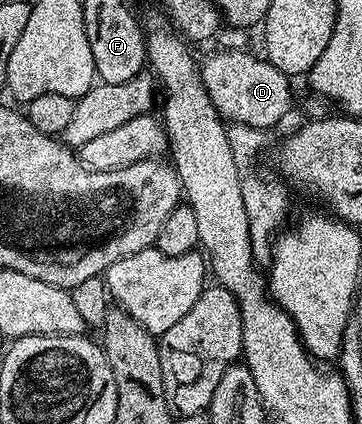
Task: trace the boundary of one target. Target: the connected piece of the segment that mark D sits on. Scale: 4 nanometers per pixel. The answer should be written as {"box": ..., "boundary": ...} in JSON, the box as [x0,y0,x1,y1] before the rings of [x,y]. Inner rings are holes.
{"box":[200,48,293,130],"boundary":[[[218,48],[217,53],[210,55],[206,61],[200,62],[201,82],[207,91],[207,95],[213,100],[218,114],[226,122],[235,125],[250,125],[256,129],[272,130],[272,125],[277,125],[289,113],[293,105],[293,89],[289,86],[290,78],[283,71],[279,71],[264,56],[249,53],[248,48],[223,49]]]}

